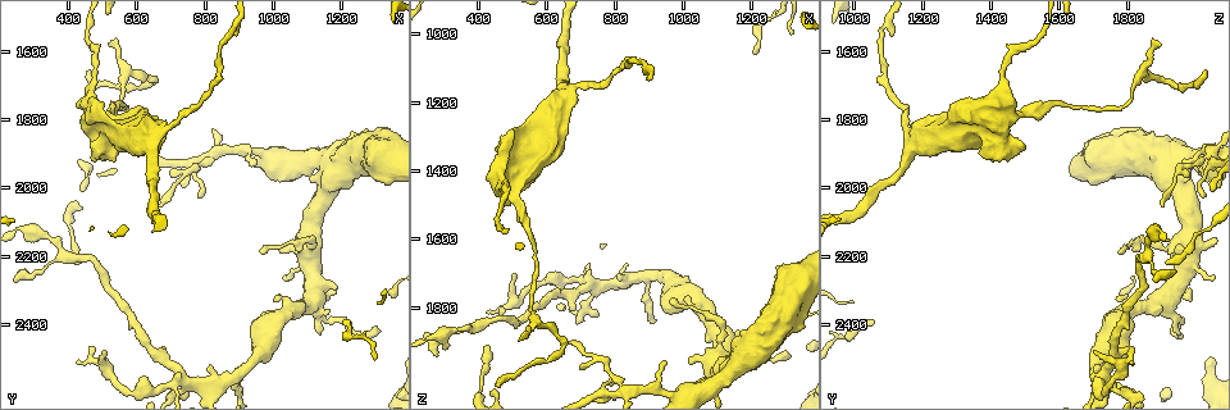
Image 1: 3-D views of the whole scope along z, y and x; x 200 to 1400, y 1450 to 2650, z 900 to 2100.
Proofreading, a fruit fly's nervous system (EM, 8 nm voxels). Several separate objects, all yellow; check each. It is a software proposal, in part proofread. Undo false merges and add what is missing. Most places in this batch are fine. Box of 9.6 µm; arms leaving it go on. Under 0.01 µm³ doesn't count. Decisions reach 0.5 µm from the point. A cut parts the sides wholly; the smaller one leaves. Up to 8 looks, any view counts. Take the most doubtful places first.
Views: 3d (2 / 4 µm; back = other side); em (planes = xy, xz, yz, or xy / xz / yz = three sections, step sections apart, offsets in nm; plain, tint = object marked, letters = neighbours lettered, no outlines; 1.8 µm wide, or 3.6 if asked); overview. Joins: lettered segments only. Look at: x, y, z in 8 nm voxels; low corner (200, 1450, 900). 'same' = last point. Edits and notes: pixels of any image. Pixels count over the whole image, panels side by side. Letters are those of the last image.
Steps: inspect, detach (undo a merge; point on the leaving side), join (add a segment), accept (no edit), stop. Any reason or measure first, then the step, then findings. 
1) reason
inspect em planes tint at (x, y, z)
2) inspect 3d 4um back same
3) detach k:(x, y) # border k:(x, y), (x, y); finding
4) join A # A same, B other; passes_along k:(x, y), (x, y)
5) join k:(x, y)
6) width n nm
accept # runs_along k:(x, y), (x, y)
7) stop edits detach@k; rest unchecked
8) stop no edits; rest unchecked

three arms meet
inspect 3d 2um at (900, 2570, 1740)

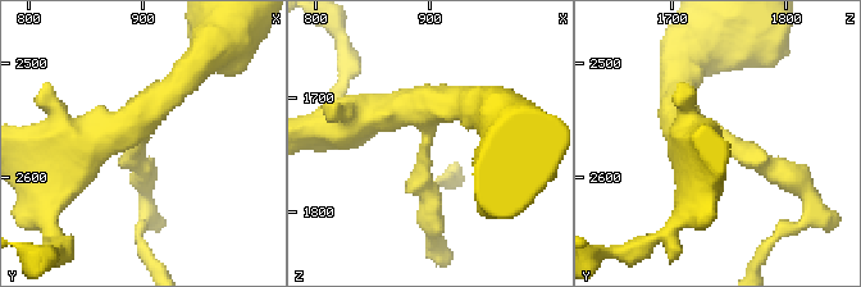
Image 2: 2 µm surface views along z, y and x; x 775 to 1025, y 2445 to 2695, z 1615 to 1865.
arms 3
inspect em yz step 16 letters at (896, 2568, 1748)

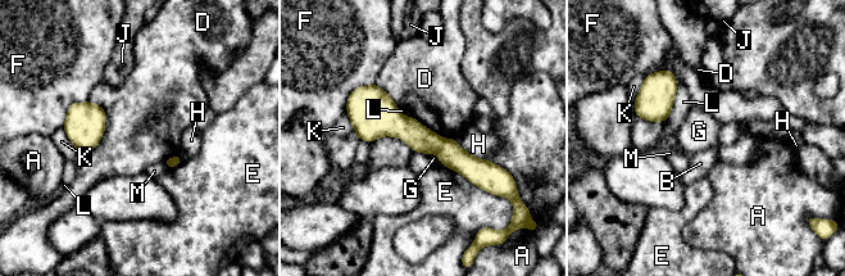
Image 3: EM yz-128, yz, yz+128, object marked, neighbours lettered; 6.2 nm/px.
width 160 nm
accept # A other, B other, D other, E other, F other, G other, H other, J other, K other, L other, M other; runs_along 3:(351, 112), (494, 168); all the same cell

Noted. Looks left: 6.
sharp bend
inspect 3d 2um at (1120, 2350, 1920)

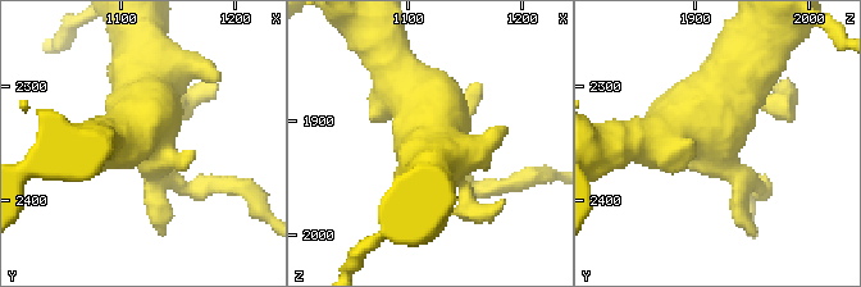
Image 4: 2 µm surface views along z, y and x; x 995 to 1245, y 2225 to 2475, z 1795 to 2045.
inspect em xz step 8 tint at (1120, 2352, 1918)

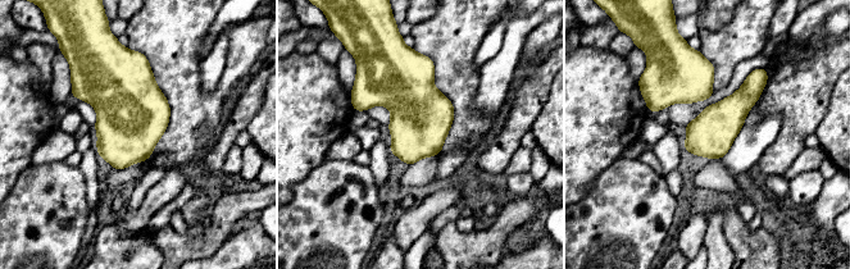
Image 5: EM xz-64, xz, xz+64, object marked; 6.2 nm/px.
another direction
inspect em planes letters same

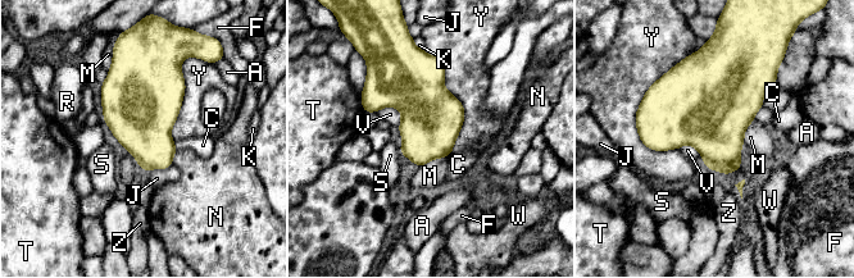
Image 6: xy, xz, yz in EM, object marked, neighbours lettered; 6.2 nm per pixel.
longest_contact Y 650 nm
accept # A other, C other, F other, J other, K other, M other, N other, R other, S other, T other, V other, W other, Y other, Z other; border 6:(678, 147), (690, 144), (711, 171); all the same cell

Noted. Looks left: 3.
looks like a crossing
inspect em 3.6um xz step 8 tint at (490, 1810, 1420)

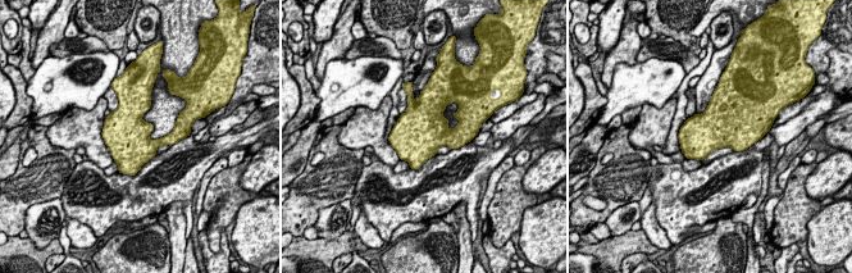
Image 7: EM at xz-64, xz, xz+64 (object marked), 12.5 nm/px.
another direction
inspect em 3.6um planes letters same

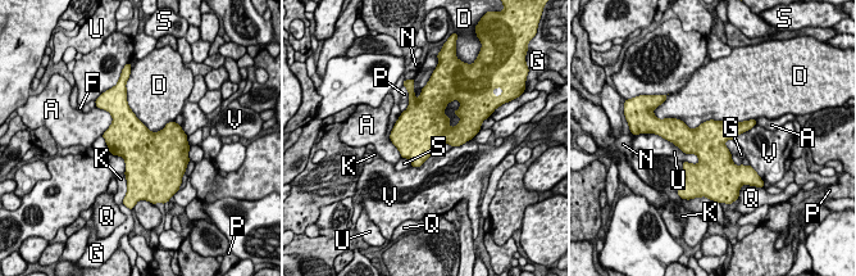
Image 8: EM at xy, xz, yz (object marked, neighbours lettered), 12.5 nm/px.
accept # A other, D other, F other, G other, K other, N other, P other, Q other, S other, U other, V other; border 8:(673, 117), (691, 129), (754, 120); continuous, no second cell

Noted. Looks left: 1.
stop no edits; rest unchecked

